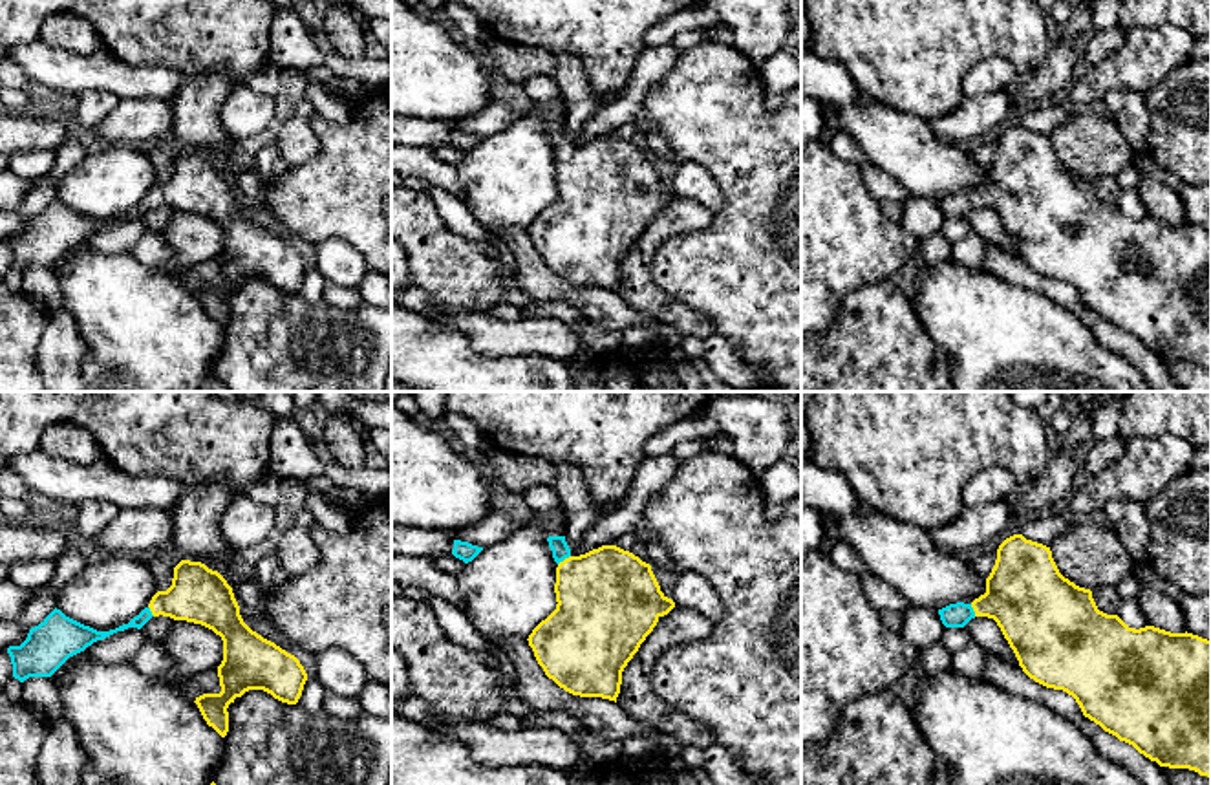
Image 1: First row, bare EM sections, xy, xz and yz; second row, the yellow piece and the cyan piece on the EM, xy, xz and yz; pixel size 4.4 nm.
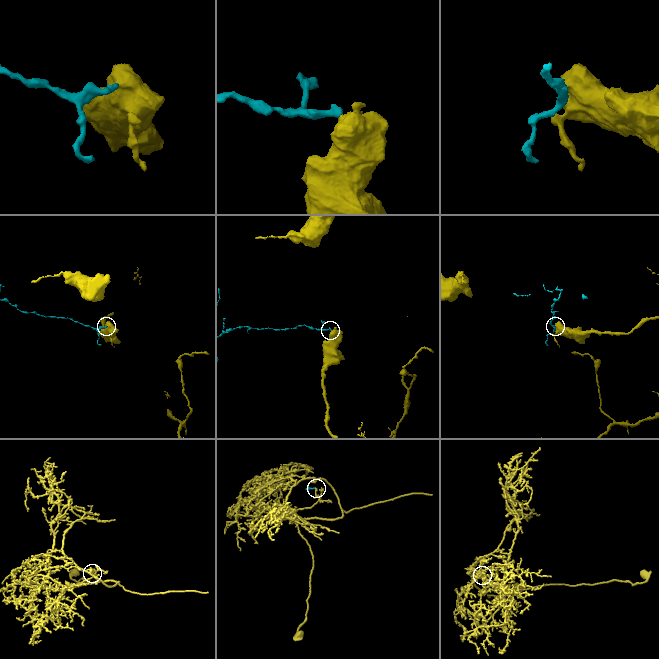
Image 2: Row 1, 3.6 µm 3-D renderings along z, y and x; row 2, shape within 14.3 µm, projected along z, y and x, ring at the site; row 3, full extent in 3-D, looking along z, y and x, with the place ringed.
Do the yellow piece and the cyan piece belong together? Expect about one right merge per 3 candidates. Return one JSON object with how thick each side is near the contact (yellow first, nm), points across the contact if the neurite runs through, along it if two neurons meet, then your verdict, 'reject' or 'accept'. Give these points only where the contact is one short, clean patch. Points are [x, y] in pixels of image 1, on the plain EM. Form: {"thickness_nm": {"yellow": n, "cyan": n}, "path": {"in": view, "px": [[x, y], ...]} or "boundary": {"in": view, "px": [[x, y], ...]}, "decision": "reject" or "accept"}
{"thickness_nm": {"yellow": 440, "cyan": 80}, "path": {"in": "xz", "px": [[608, 187], [566, 149], [558, 136]]}, "decision": "accept"}

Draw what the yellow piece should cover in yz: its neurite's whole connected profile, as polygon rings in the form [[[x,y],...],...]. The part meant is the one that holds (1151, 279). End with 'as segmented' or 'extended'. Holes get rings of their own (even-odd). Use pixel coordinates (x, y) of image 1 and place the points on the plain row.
[[[1013,124],[999,135],[984,185],[971,194],[949,194],[938,199],[938,205],[946,218],[964,218],[975,207],[993,209],[1030,269],[1072,285],[1085,307],[1160,357],[1189,359],[1211,368],[1211,231],[1154,216],[1134,220],[1118,205],[1099,201],[1090,179],[1059,163],[1050,137],[1023,124]]] | extended

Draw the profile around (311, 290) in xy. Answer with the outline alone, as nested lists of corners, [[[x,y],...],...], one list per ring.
[[[315,265],[307,267],[302,285],[296,295],[307,304],[315,304],[322,300],[326,284],[327,284],[326,278]]]

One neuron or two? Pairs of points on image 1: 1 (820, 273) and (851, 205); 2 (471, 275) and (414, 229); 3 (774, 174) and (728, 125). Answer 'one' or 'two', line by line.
1: one
2: one
3: one

